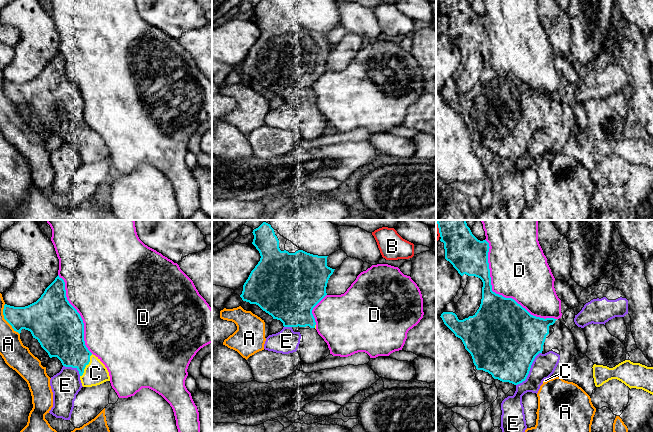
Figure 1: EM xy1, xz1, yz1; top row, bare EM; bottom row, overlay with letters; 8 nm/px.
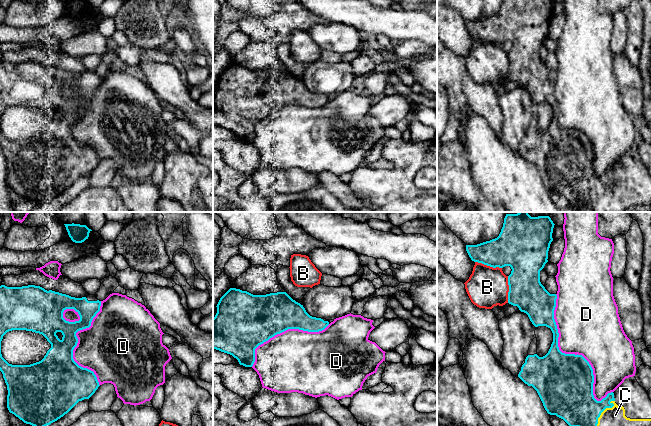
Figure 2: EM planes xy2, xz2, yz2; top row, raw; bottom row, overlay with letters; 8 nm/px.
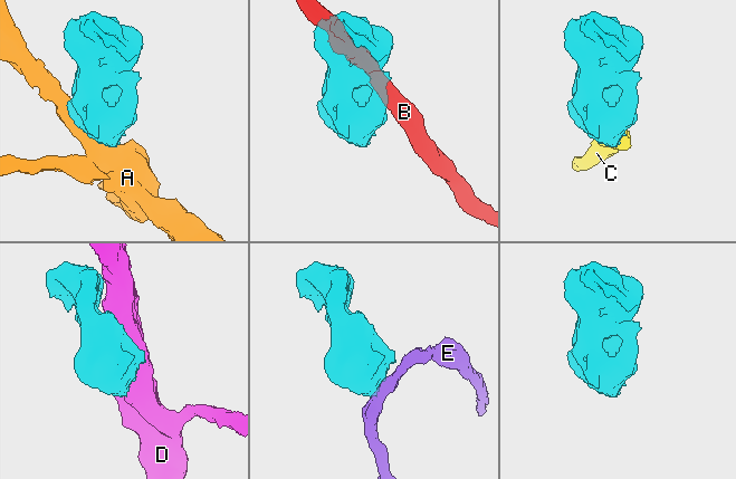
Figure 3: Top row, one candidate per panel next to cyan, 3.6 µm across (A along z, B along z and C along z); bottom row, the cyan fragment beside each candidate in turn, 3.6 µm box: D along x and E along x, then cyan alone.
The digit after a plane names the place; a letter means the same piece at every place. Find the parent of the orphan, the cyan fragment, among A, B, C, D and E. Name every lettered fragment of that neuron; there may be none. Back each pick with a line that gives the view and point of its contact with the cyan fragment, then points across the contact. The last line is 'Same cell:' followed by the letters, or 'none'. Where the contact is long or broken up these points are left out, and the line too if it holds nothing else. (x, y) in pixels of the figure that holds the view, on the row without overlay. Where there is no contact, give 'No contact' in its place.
C: Touches cyan at yz2 (600, 190)
Same cell: C

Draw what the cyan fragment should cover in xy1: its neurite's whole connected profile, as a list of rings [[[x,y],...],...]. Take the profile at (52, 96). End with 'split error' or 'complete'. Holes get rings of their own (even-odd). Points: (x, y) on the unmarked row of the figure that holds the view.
[[[59,51],[36,78],[25,83],[5,80],[3,91],[14,107],[19,110],[22,105],[30,107],[33,114],[38,116],[50,134],[57,133],[63,142],[76,144],[79,147],[83,163],[97,162],[110,157],[109,148],[105,141],[85,121],[83,96],[67,76],[65,58]]]; split error

